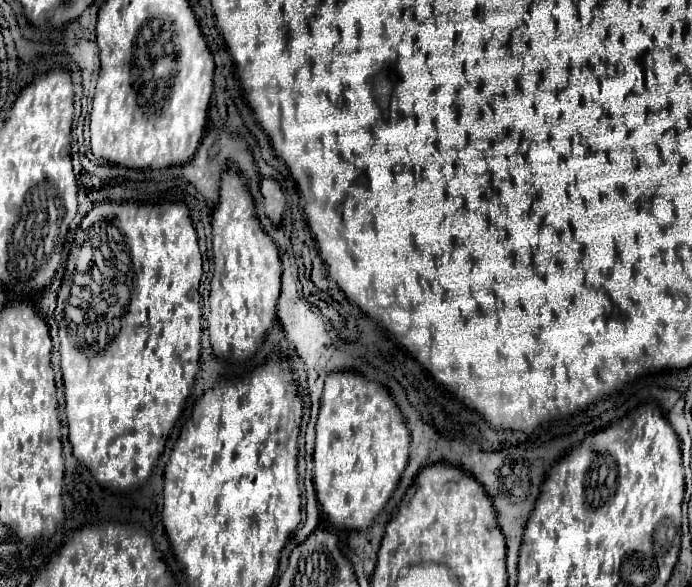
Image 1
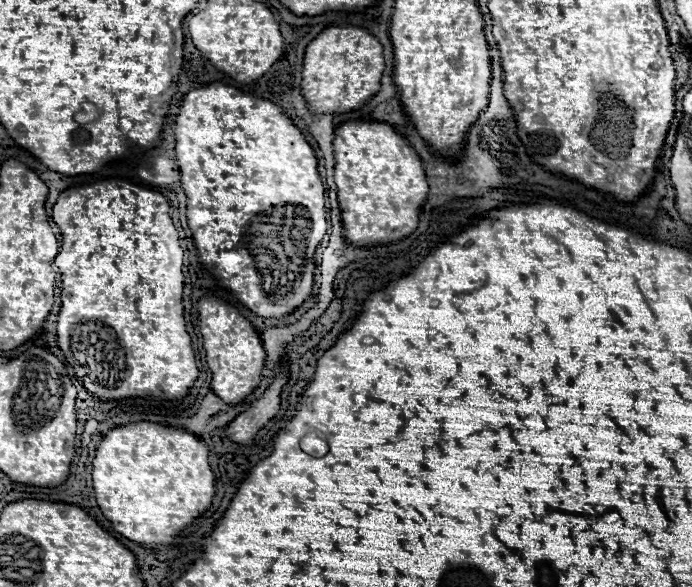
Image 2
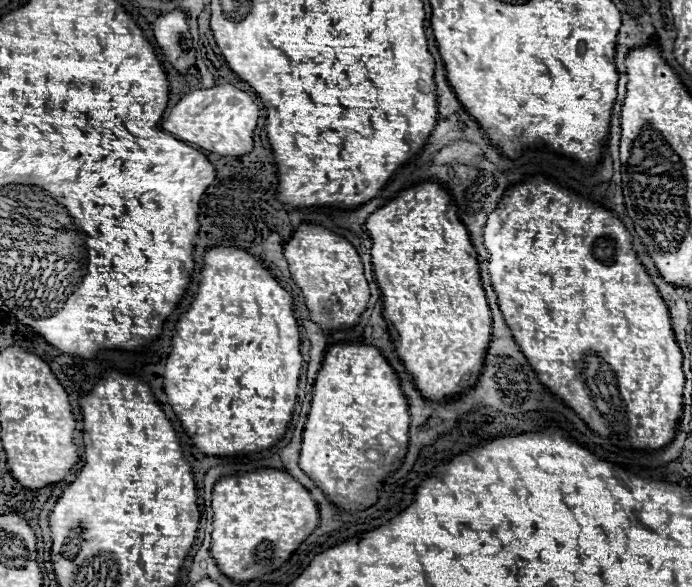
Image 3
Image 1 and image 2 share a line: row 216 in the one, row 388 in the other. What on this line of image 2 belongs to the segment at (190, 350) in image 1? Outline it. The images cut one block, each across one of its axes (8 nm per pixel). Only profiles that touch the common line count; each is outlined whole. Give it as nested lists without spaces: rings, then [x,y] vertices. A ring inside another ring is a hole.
[[[101,180],[86,188],[70,188],[64,190],[54,204],[54,222],[60,228],[62,234],[62,246],[60,252],[54,260],[54,264],[60,268],[61,275],[61,308],[58,314],[58,348],[62,350],[62,356],[66,362],[74,368],[76,378],[82,382],[82,386],[96,396],[102,402],[110,400],[120,400],[120,398],[166,398],[166,400],[182,400],[188,396],[194,380],[198,378],[198,366],[190,342],[190,334],[186,332],[186,322],[184,322],[184,306],[182,306],[182,288],[184,288],[184,276],[182,276],[182,264],[184,264],[184,250],[178,244],[178,230],[172,224],[170,218],[170,204],[160,192],[143,189],[127,182],[127,188],[121,188],[116,180]],[[120,348],[124,352],[124,366],[120,370]]]

